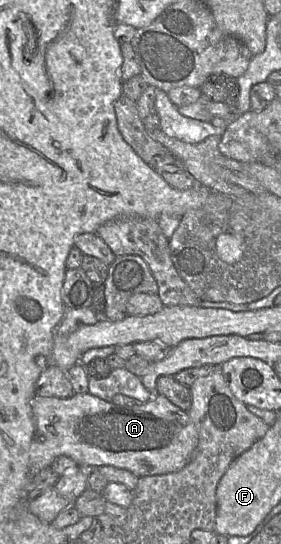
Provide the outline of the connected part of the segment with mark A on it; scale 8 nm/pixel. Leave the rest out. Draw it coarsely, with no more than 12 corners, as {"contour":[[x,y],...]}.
{"contour":[[164,395],[121,407],[34,396],[30,475],[68,456],[137,477],[181,470],[198,444]]}

